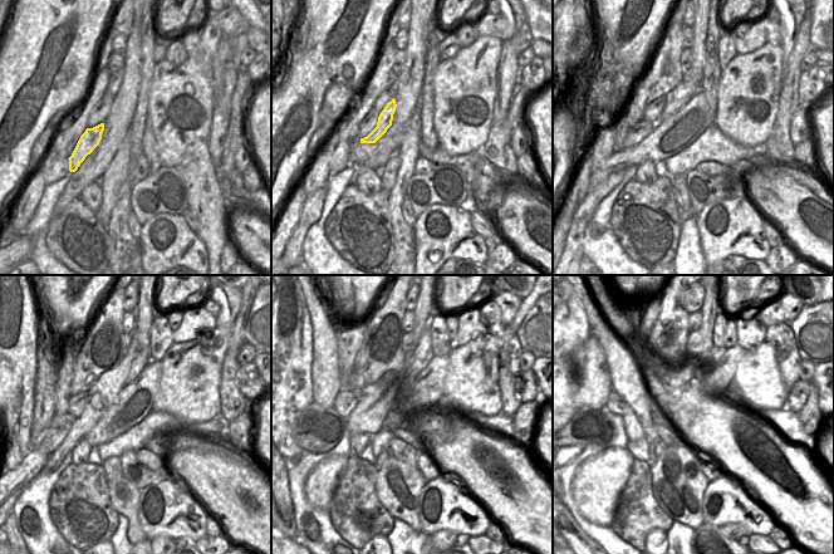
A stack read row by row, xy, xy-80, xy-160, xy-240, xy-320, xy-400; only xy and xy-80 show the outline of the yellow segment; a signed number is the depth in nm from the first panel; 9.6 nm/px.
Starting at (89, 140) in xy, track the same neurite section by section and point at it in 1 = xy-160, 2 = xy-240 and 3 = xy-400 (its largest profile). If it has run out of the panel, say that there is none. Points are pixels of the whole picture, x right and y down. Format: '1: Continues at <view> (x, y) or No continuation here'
1: Continues at xy-160 (683, 92)
2: Continues at xy-240 (142, 358)
3: Continues at xy-400 (712, 308).

